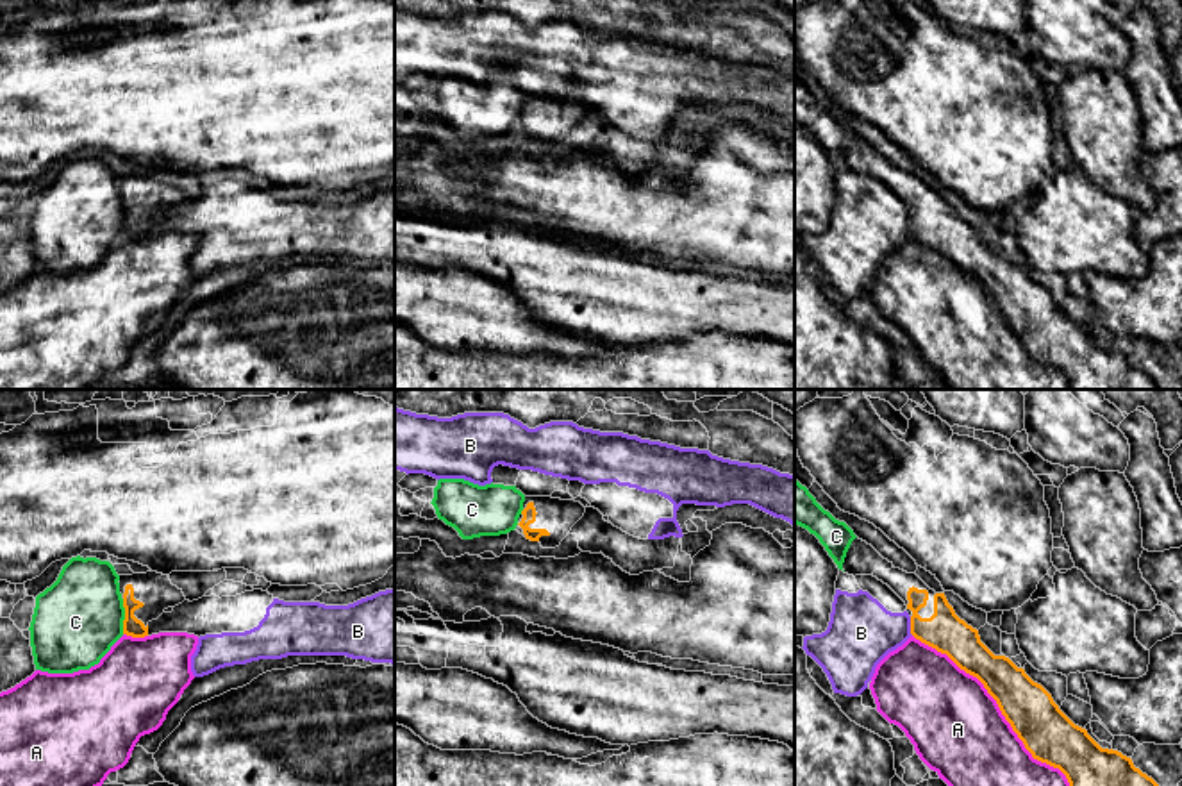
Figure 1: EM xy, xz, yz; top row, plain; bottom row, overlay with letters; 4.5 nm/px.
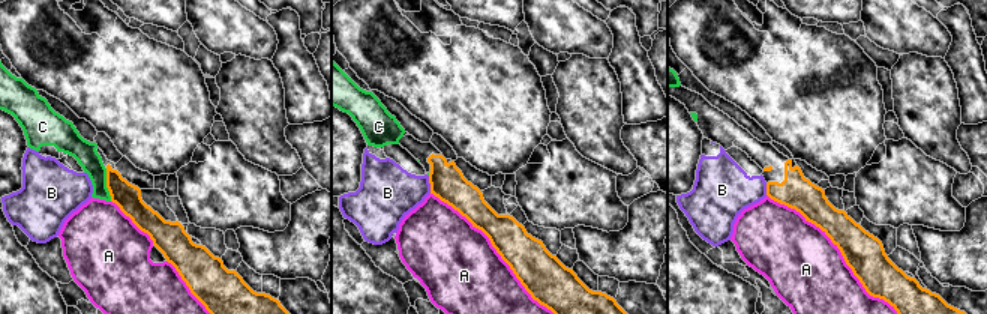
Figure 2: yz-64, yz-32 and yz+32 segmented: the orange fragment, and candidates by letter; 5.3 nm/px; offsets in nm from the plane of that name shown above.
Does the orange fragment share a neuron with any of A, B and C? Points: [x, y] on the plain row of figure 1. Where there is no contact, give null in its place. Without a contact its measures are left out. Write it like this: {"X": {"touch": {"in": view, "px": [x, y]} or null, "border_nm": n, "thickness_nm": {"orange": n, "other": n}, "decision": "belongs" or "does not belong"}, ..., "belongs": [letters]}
{"A": {"touch": {"in": "yz", "px": [998, 306]}, "border_nm": 1000, "thickness_nm": {"orange": 240, "other": 420}, "decision": "does not belong"}, "B": {"touch": {"in": "yz", "px": [911, 225]}, "border_nm": 90, "thickness_nm": {"orange": 180, "other": 300}, "decision": "does not belong"}, "C": {"touch": {"in": "xy", "px": [125, 217]}, "border_nm": 160, "thickness_nm": {"orange": 90, "other": 400}, "decision": "does not belong"}, "belongs": []}

